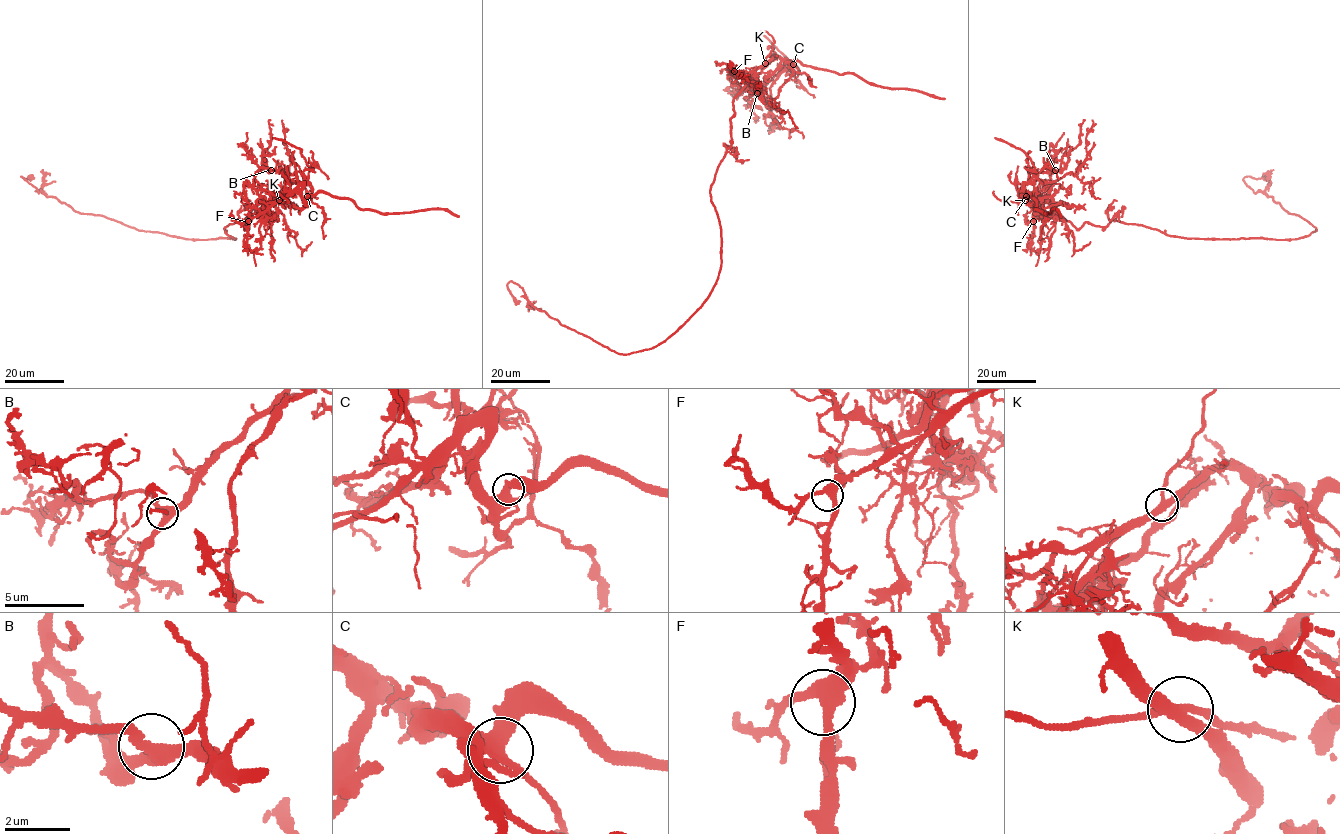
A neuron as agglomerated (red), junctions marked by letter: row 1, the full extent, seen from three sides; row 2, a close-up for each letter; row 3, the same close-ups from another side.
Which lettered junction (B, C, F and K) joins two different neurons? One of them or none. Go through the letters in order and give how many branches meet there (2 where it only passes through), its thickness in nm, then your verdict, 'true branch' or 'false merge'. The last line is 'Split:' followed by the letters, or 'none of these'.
B: 3 branches meet; 400 nm thick; true branch
C: 3 branches meet; 360 nm thick; true branch
F: 3 branches meet; 420 nm thick; true branch
K: 3 branches meet; 360 nm thick; false merge
Split: K

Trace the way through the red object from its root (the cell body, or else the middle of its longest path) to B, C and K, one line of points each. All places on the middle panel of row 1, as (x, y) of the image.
B: (713, 203), (711, 184), (731, 144), (733, 100), (759, 67), (779, 57), (783, 68), (757, 93)
C: (713, 203), (711, 184), (731, 144), (734, 97), (758, 68), (774, 58), (793, 64)
K: (713, 203), (711, 184), (717, 166), (731, 144), (733, 100), (765, 64)

